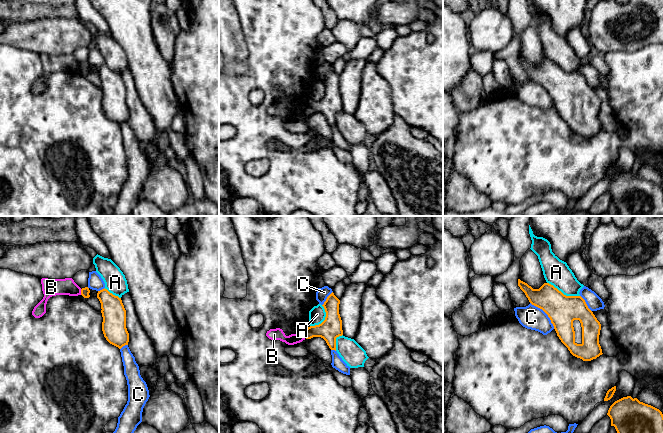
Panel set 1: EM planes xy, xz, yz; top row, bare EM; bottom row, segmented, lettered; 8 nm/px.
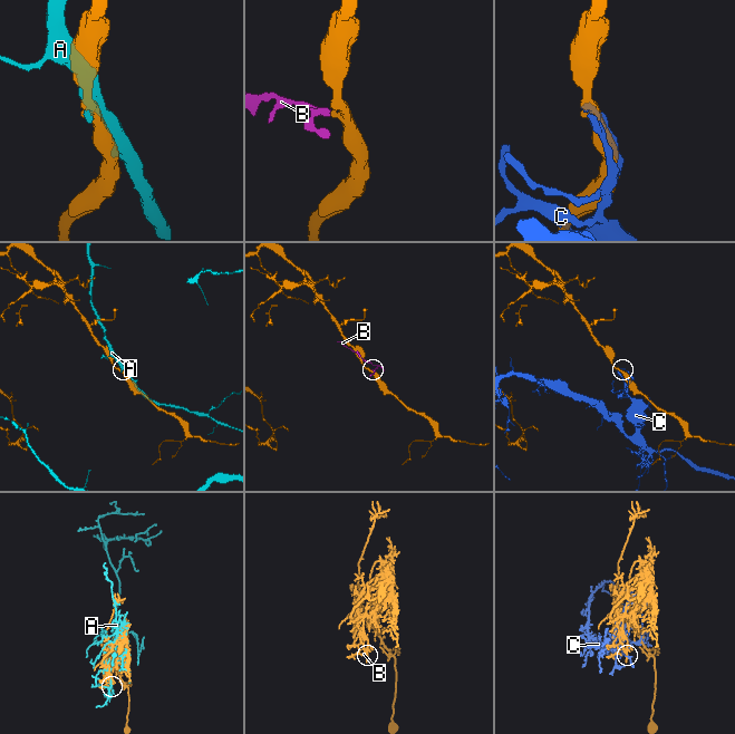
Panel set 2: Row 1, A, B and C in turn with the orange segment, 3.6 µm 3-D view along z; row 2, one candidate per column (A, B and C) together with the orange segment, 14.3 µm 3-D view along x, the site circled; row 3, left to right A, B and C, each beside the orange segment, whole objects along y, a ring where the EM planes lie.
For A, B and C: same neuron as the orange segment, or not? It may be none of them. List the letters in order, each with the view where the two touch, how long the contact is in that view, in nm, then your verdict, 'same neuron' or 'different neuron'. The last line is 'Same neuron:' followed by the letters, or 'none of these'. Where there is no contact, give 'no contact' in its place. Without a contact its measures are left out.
A: contact in yz; length 280 nm; different neuron
B: contact in xy; length 50 nm; different neuron
C: contact in yz; length 300 nm; different neuron
Same neuron: none of these

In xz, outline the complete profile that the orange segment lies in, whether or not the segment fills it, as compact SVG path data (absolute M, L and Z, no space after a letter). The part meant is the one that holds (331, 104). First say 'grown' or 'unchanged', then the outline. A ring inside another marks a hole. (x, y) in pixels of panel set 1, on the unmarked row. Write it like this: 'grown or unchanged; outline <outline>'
unchanged; outline M332 68L322 81L326 88L325 96L319 101L308 103L304 113L306 115L321 113L331 126L336 127L336 114L343 111L339 80L340 76Z

